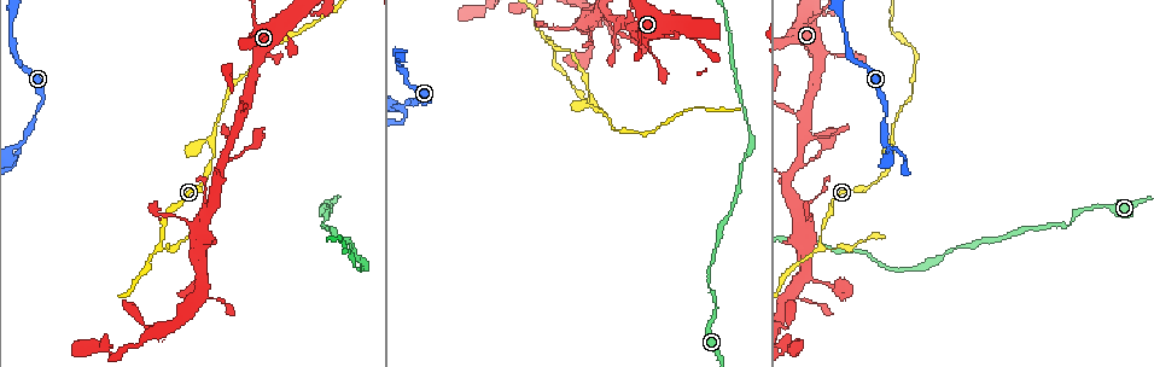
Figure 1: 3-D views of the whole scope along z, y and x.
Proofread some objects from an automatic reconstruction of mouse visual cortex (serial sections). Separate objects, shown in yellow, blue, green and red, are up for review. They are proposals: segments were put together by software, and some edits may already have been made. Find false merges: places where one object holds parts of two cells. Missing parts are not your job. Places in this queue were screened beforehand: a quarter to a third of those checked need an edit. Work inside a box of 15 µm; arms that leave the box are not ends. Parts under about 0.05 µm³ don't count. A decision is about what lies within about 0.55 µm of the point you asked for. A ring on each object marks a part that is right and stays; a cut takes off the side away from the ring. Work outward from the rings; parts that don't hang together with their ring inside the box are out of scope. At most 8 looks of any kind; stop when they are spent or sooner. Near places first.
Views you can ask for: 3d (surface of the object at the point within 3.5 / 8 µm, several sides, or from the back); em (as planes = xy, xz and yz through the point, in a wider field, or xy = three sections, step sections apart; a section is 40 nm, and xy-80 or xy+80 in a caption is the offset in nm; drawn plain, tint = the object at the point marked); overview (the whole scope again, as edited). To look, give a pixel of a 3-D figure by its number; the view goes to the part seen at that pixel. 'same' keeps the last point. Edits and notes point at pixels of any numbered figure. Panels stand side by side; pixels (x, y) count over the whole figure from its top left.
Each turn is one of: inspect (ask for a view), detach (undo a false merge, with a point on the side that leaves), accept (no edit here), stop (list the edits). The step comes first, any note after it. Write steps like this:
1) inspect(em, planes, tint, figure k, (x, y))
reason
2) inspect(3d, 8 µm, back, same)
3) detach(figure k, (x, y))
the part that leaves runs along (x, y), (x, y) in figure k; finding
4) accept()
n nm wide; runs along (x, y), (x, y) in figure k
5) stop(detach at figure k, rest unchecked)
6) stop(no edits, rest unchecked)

inspect(3d, 8 µm, figure 1, (892, 143))
branch point

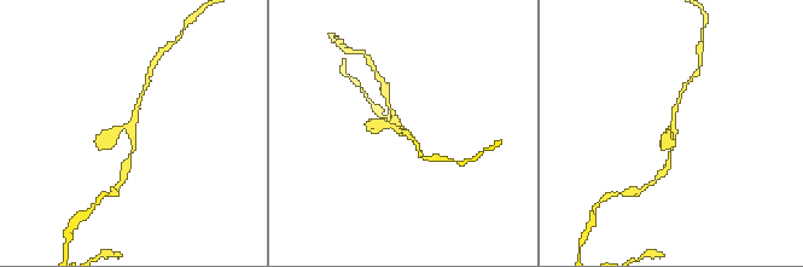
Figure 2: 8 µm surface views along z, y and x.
inspect(3d, 3.5 µm, figure 2, (129, 127))

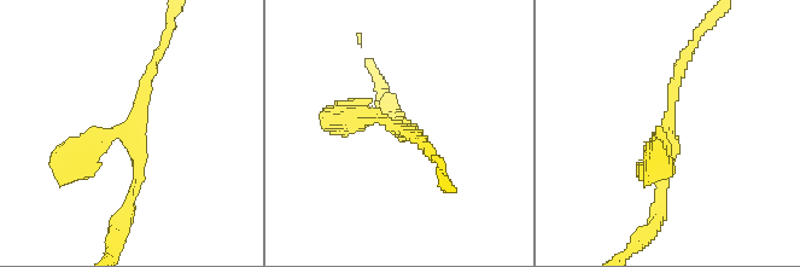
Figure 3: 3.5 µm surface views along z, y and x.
accept()
3 arms; arms of 150, 150, 250 nm; runs along (128, 215), (151, 63) in figure 3; all the same cell

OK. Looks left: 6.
inspect(3d, 3.5 µm, figure 1, (158, 247))
thin neck

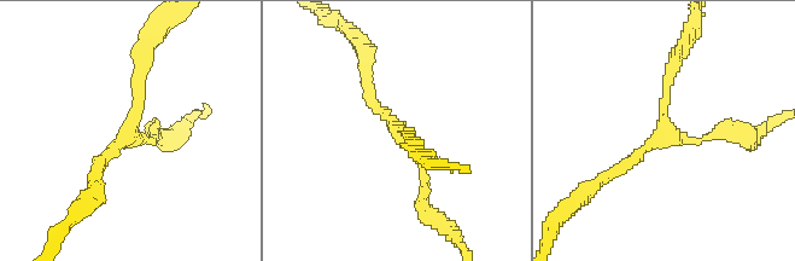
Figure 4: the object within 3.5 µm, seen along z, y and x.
inspect(em, xy, step 2, tint, figure 4, (665, 125))
3 arms; arms of 100, 150, 200 nm; need the tissue

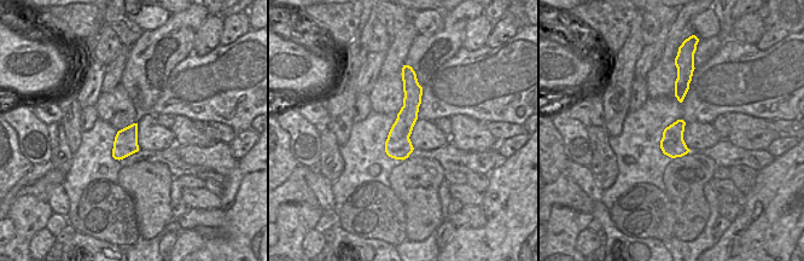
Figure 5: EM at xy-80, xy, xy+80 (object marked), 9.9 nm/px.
accept()
continuous, no second cell

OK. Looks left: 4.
inspect(3d, 3.5 µm, figure 1, (17, 149))
thick turns thin

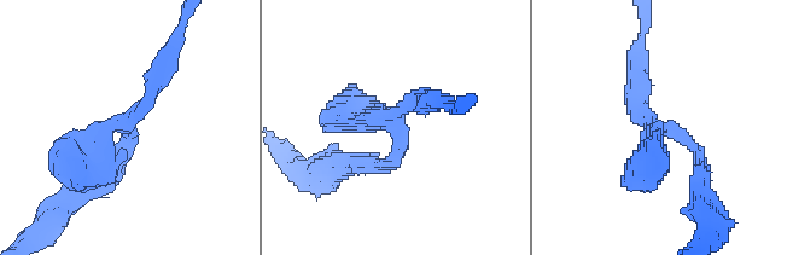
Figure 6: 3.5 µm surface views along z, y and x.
inspect(em, planes, tint, figure 6, (399, 113))

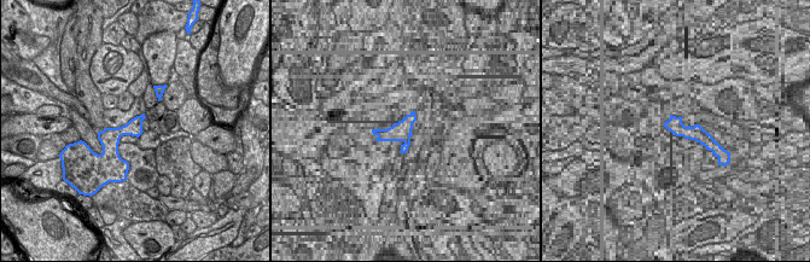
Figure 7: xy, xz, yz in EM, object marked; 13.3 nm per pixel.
accept()
220 nm wide; runs along (637, 58), (643, 174) in figure 6; all the same cell

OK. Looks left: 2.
stop(no edits, rest unchecked)

